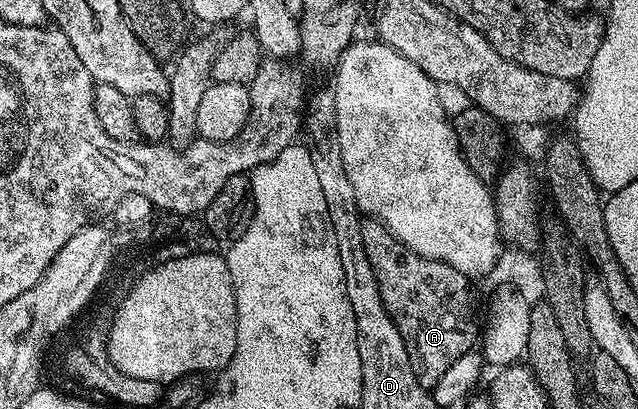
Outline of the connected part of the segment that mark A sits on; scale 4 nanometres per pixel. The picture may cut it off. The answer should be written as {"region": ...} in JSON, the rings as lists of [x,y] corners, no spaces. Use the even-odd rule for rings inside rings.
{"region":[[[365,217],[361,230],[363,248],[375,270],[383,307],[387,307],[387,315],[391,315],[395,327],[399,327],[403,343],[407,343],[407,355],[411,359],[415,379],[419,379],[424,389],[432,390],[447,367],[451,367],[455,359],[467,355],[478,344],[479,321],[477,325],[474,282],[447,263],[427,259],[411,251],[403,242],[395,239],[395,235],[391,235],[382,221],[374,217]]]}

